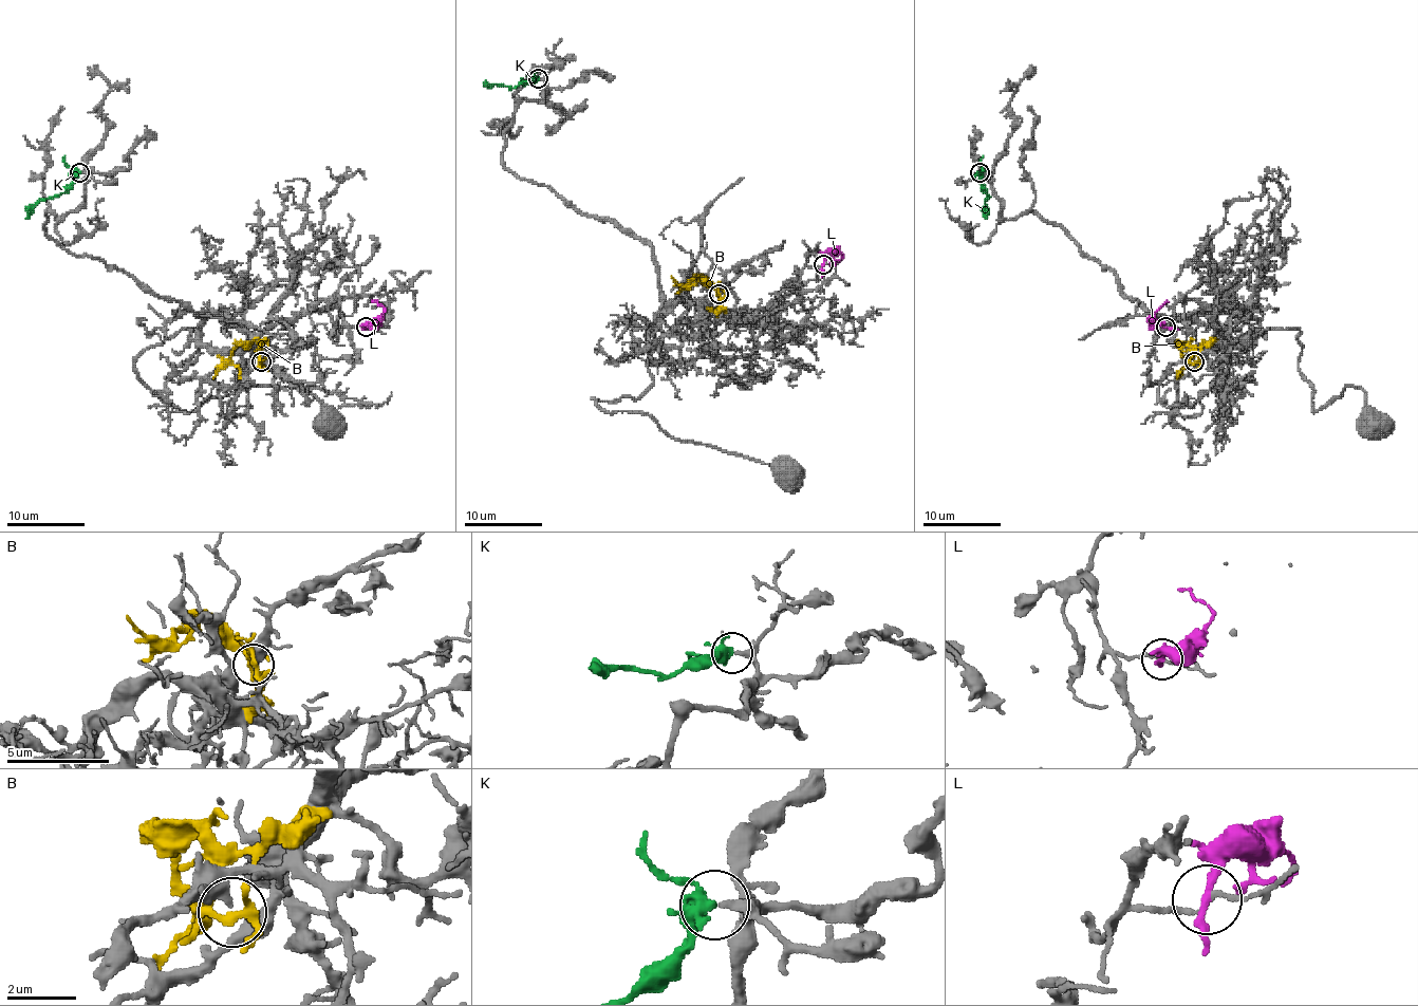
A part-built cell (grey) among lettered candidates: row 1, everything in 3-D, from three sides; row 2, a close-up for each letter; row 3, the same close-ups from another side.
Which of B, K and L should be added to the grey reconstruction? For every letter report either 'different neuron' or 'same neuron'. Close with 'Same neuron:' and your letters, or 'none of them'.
B: different neuron
K: same neuron
L: different neuron
Same neuron: K

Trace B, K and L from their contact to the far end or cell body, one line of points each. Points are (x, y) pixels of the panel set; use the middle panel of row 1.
B: (719, 293), (719, 290), (696, 278), (689, 283), (678, 283), (671, 276)
K: (538, 78), (524, 79), (517, 88), (483, 84)
L: (824, 264), (829, 254), (841, 256), (839, 262), (829, 266)

